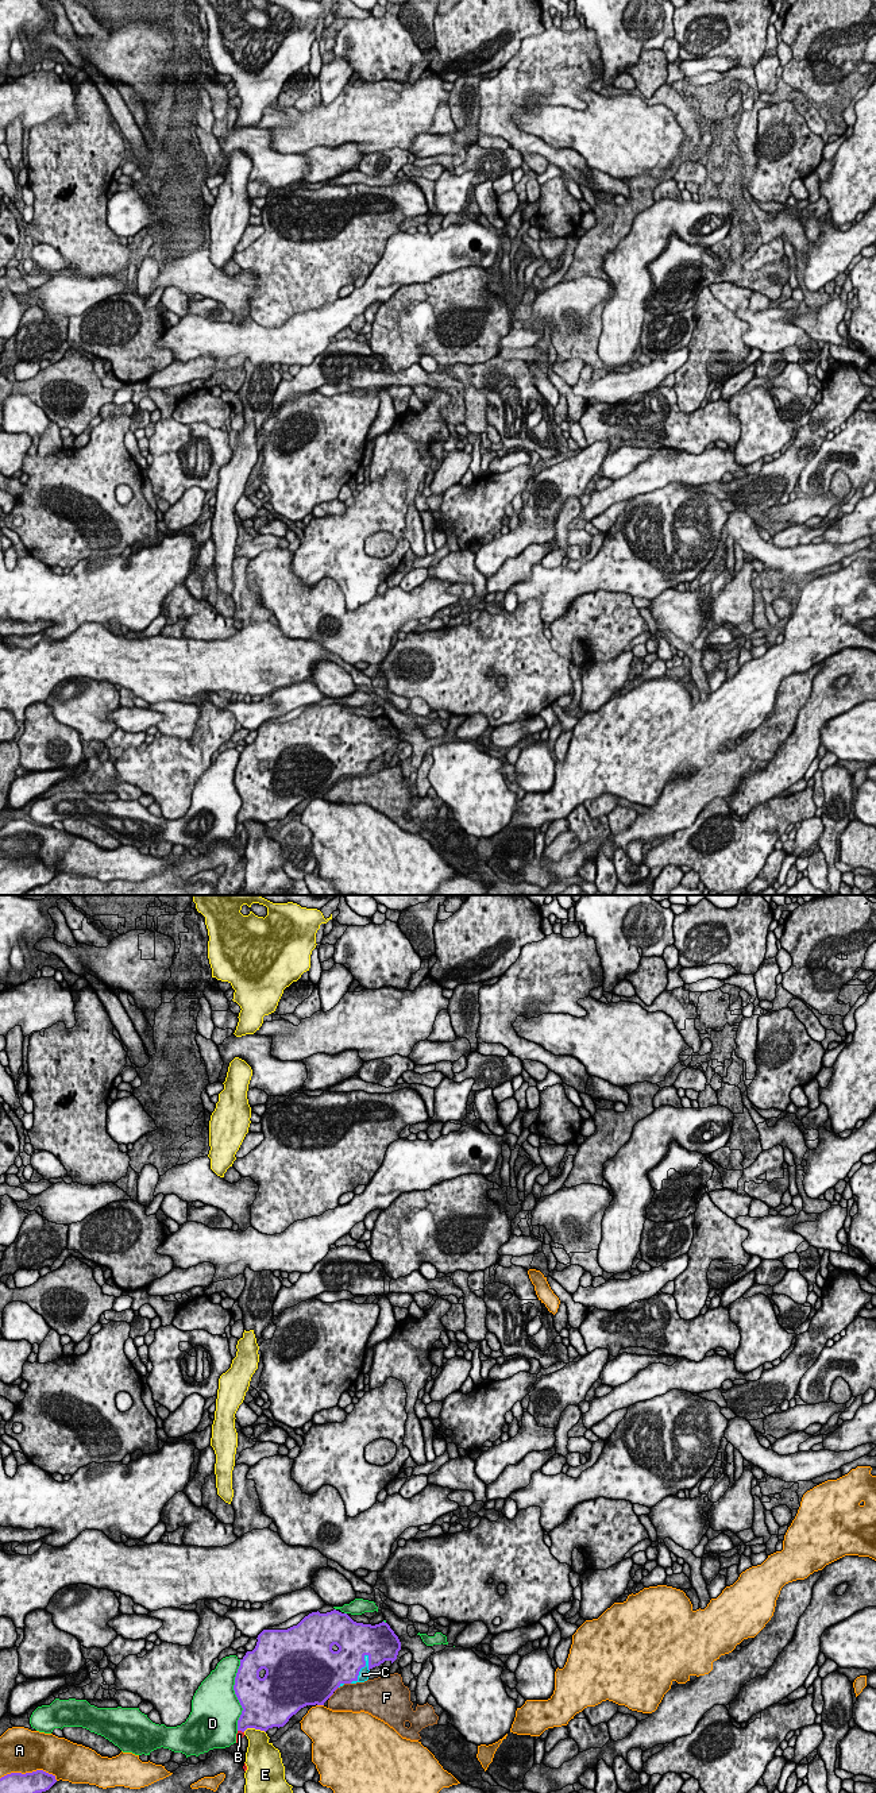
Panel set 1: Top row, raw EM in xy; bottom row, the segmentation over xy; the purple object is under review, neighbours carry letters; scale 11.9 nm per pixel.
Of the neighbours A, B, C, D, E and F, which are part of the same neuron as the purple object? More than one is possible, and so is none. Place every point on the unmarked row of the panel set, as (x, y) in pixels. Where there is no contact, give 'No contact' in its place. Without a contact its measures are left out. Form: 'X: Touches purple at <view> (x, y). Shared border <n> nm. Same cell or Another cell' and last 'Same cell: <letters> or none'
A: Touches purple at xy (29, 866). Shared border 700 nm. Another cell
B: Touches purple at xy (240, 822). Shared border 90 nm. Another cell
C: Touches purple at xy (359, 763). Shared border 420 nm. Same cell
D: Touches purple at xy (235, 786). Shared border 850 nm. Another cell
E: Touches purple at xy (254, 820). Shared border 280 nm. Another cell
F: Touches purple at xy (347, 775). Shared border 80 nm. Another cell
Same cell: C

